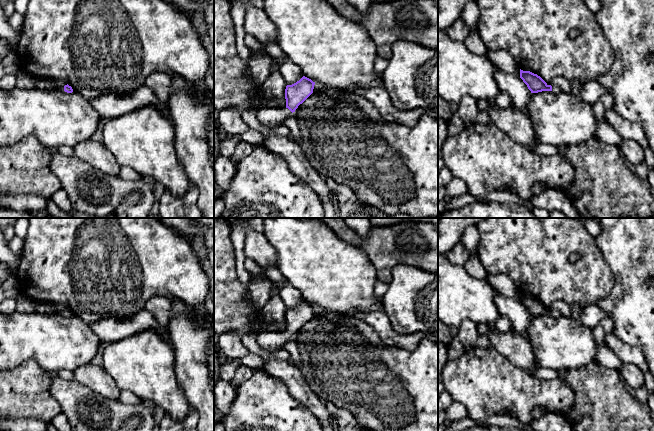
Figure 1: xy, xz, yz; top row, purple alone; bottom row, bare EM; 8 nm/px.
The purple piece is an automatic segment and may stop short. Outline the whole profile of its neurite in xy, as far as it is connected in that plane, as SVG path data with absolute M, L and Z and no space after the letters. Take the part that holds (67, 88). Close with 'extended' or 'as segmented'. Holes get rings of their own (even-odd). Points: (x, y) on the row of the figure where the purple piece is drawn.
M35 77L34 79L35 82L35 89L39 89L39 90L48 90L48 91L52 91L52 90L60 90L60 91L65 91L67 93L72 93L73 89L71 86L69 86L68 84L65 86L58 86L56 84L57 81L48 79L48 78L38 78Z; extended

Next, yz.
M520 69L520 78L527 85L531 93L542 91L553 91L554 93L561 92L560 87L548 85L540 76L530 71L523 71Z; extended

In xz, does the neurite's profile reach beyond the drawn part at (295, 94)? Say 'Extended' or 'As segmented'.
Extended

